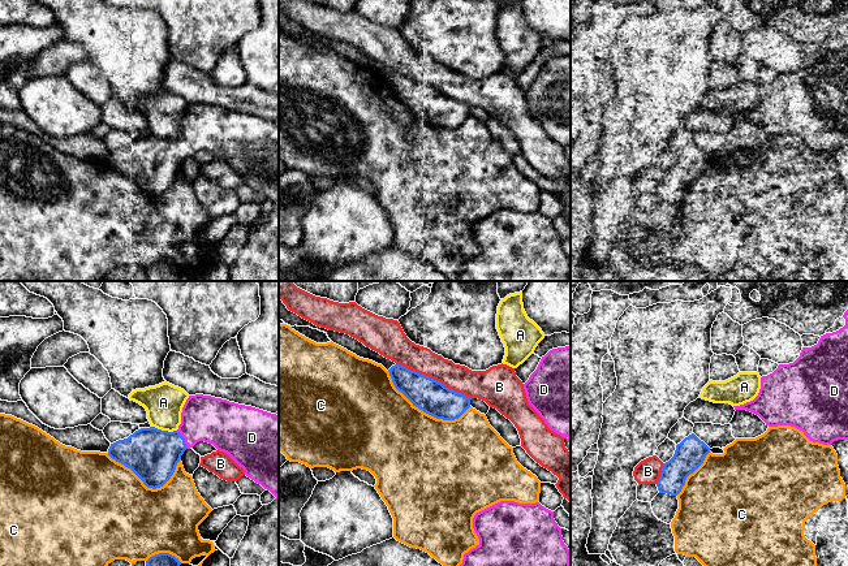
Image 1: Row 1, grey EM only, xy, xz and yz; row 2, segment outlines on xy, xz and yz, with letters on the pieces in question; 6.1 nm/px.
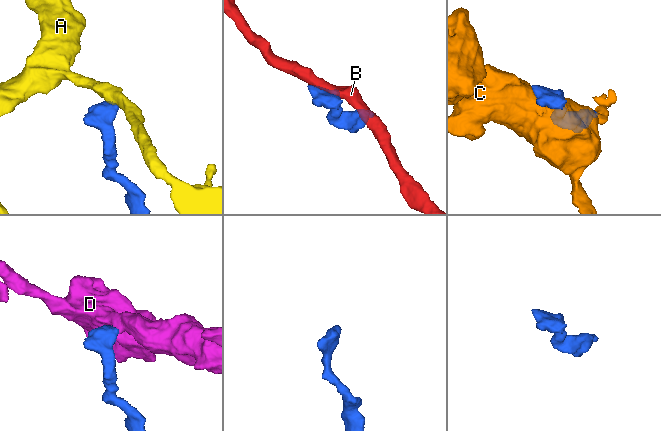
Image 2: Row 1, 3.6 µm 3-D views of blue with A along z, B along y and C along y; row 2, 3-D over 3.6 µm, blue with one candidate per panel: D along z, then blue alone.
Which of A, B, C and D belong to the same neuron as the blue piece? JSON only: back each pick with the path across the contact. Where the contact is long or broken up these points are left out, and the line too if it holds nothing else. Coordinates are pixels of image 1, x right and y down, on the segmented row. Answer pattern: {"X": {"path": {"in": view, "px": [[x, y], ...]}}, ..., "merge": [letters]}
{"D": {"path": {"in": "xy", "px": [[153, 454], [184, 439], [201, 422], [219, 422]]}}, "merge": ["D"]}

